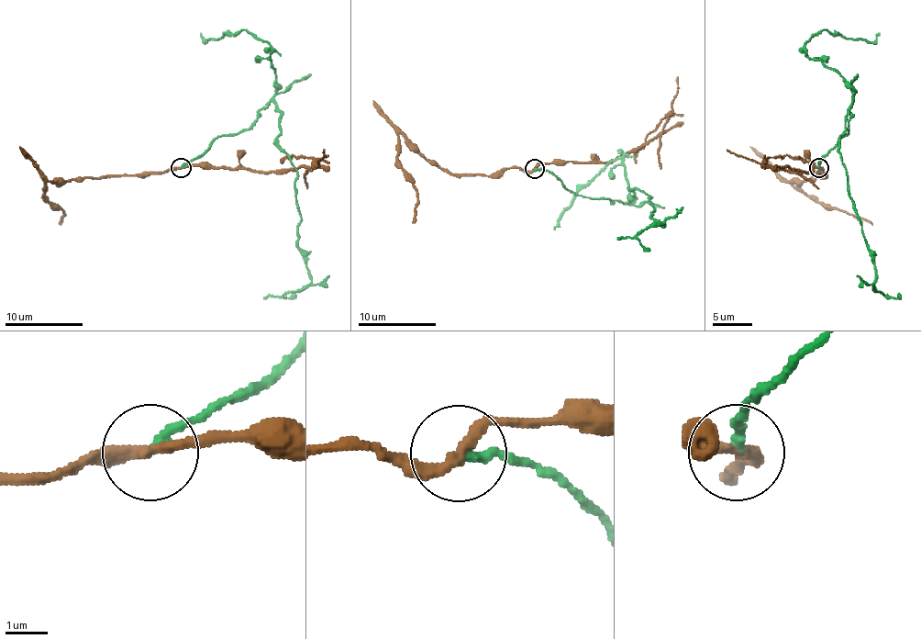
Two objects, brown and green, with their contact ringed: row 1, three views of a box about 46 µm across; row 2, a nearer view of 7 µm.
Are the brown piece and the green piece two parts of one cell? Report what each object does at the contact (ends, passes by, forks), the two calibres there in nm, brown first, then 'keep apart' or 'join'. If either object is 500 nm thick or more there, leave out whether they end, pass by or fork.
brown passes by | green ends | 280/240 nm | keep apart

